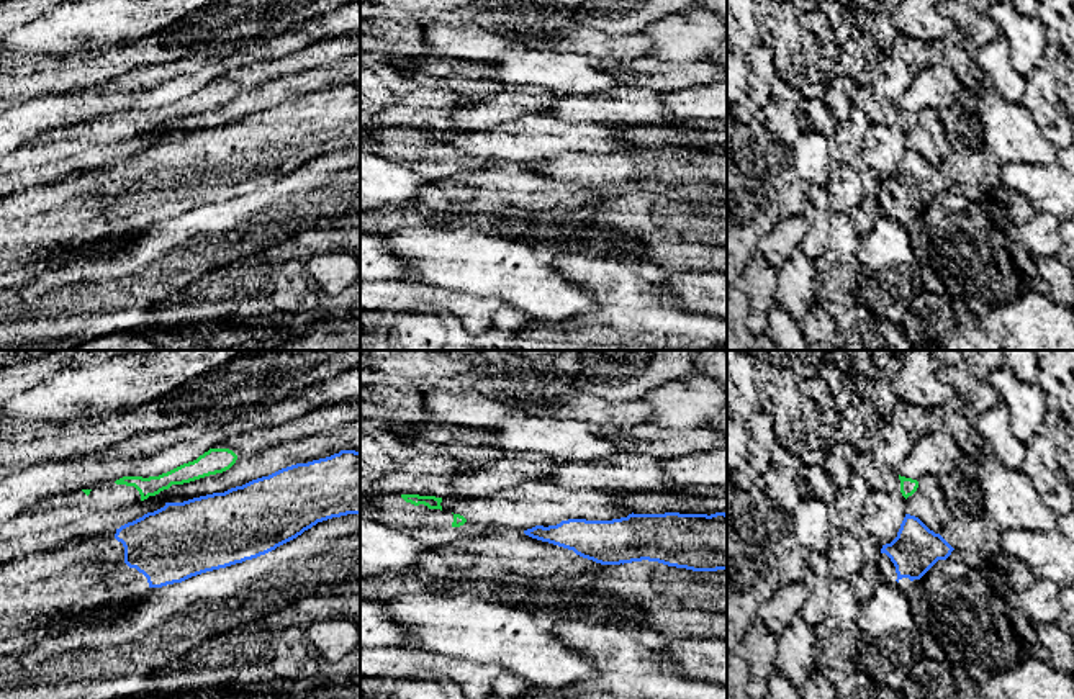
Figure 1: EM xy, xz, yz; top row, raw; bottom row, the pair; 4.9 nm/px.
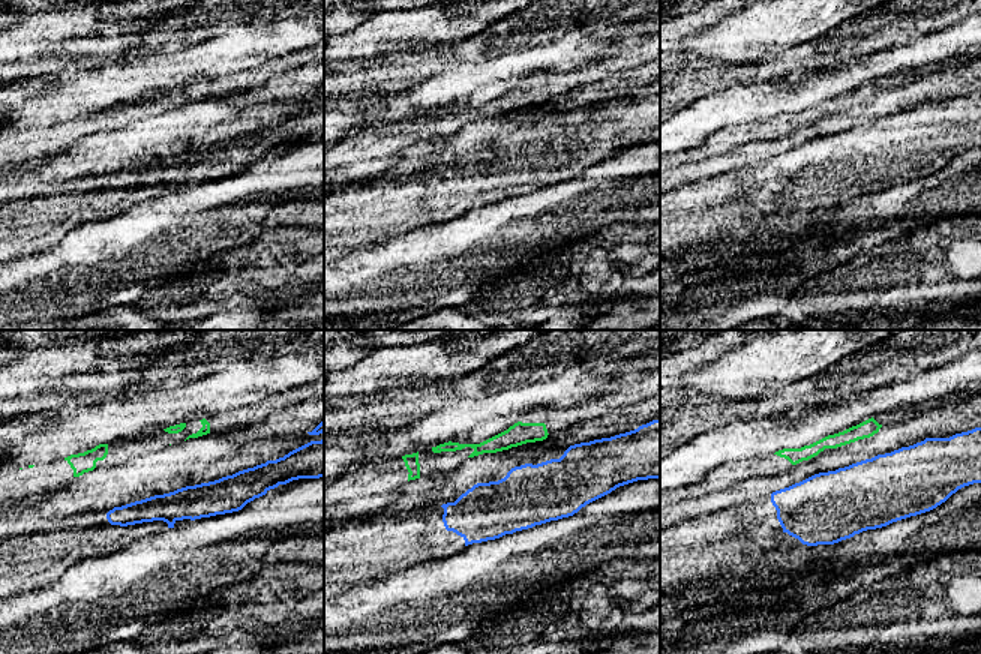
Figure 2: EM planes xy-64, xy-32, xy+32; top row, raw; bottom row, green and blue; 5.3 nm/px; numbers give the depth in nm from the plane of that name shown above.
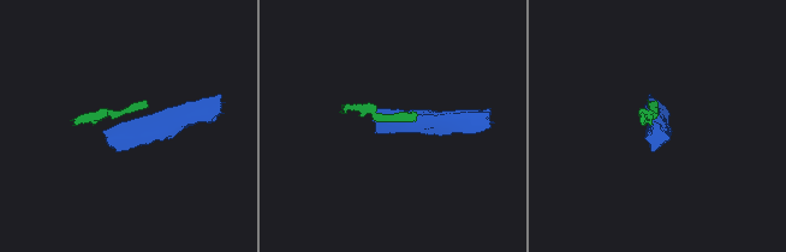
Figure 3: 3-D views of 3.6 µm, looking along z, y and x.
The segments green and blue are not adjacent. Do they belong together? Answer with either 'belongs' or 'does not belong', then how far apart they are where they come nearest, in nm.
does not belong | 60 nm

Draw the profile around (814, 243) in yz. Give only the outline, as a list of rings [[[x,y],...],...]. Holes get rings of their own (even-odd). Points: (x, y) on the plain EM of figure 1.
[[[824,223],[809,224],[801,249],[809,259],[819,257],[827,247],[827,228]]]

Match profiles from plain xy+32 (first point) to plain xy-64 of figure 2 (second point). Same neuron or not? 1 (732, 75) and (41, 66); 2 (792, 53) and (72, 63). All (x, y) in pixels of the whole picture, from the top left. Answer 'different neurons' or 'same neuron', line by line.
1: same neuron
2: same neuron

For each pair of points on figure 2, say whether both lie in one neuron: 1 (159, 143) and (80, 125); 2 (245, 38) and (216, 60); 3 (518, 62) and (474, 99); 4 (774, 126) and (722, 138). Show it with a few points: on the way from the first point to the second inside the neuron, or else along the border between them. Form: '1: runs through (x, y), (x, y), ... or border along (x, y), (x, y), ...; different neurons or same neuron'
1: border along (137, 119), (120, 128), (95, 131), (81, 138); different neurons
2: runs through (237, 45), (224, 54); same neuron
3: border along (521, 78), (497, 81); different neurons
4: runs through (761, 131), (735, 135); same neuron

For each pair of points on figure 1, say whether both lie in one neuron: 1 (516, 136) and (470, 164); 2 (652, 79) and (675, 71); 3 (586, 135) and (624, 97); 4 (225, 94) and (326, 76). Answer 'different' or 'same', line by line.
1: different
2: same
3: different
4: different

